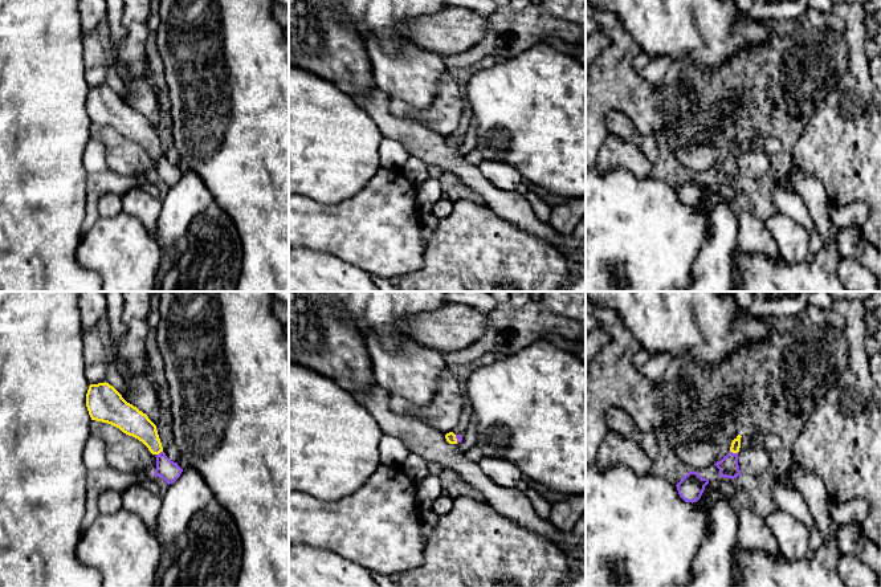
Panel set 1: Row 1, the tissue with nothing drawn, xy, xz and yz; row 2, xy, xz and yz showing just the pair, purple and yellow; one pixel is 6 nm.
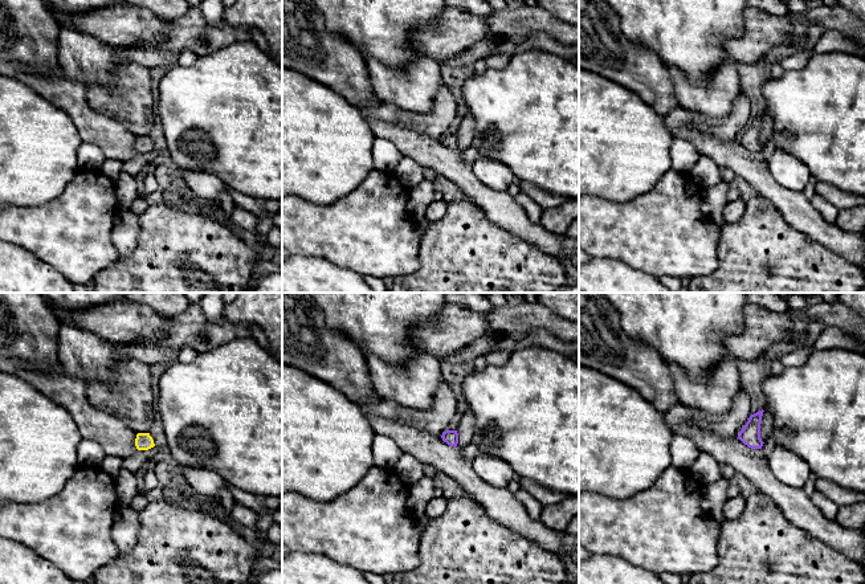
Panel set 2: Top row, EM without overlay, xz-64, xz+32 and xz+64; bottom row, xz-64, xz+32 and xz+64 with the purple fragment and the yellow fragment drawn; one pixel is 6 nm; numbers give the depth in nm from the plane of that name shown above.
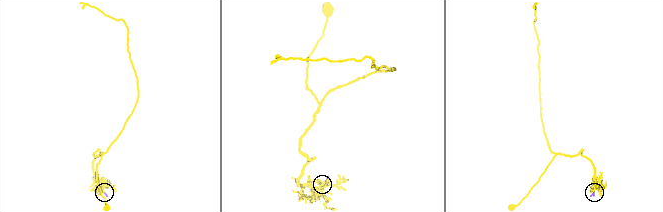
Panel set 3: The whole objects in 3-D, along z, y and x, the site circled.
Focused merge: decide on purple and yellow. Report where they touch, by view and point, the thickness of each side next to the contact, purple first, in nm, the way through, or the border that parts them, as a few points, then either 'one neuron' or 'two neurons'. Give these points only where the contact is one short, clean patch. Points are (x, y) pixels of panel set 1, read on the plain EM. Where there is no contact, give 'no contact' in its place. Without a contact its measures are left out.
meets purple in yz at (734, 157); 120 nm thick on the purple side, 60 nm on the other; runs through yz (729, 171), (734, 157), (735, 147); one neuron

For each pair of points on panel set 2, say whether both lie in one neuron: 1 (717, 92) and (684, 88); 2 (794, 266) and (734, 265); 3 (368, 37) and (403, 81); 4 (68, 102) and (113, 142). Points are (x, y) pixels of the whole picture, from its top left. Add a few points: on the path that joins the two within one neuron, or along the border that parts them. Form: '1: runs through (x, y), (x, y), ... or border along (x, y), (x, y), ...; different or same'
1: runs through (709, 92), (692, 92); same
2: runs through (779, 266), (767, 261), (761, 265), (749, 265); same
3: border along (363, 53), (392, 66), (406, 65), (420, 54); different
4: runs through (78, 111), (96, 129), (102, 131); same

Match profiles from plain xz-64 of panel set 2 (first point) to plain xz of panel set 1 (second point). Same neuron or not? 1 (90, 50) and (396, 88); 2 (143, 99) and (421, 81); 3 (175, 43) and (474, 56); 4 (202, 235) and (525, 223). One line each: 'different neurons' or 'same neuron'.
1: same neuron
2: different neurons
3: same neuron
4: different neurons

